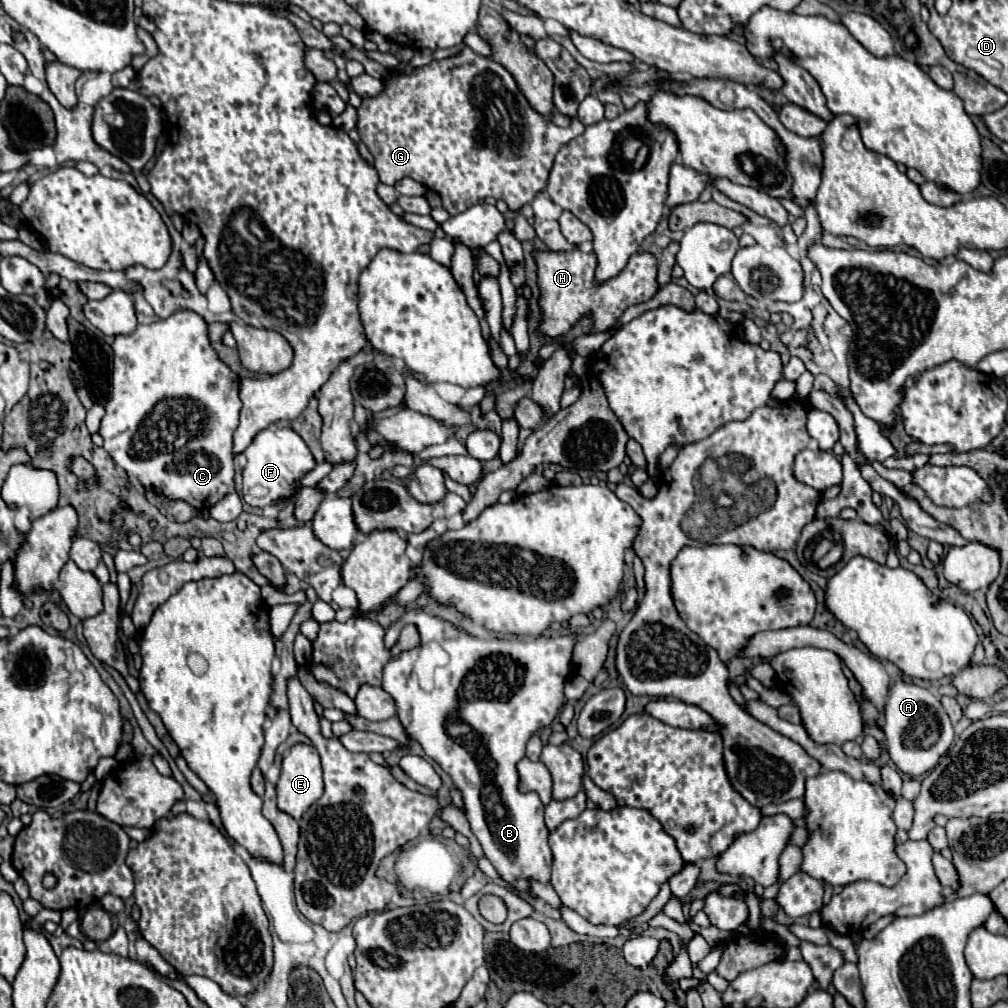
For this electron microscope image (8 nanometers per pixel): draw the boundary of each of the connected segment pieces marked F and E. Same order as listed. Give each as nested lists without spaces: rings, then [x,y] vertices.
[[[288,427],[260,431],[252,441],[252,445],[244,451],[244,455],[248,463],[242,471],[242,477],[244,477],[242,495],[244,495],[244,501],[252,507],[274,505],[280,497],[290,499],[296,493],[300,479],[316,467],[314,455],[310,453],[308,445],[302,441],[298,433],[294,433]]]
[[[294,745],[282,761],[280,781],[276,785],[278,809],[296,821],[324,793],[322,767],[318,751],[312,745]]]

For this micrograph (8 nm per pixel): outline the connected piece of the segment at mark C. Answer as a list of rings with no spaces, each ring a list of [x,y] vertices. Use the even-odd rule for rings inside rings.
[[[176,311],[162,321],[138,325],[128,337],[118,335],[112,343],[112,351],[112,397],[106,403],[106,415],[100,425],[106,453],[114,459],[116,467],[132,475],[144,489],[160,493],[170,501],[182,499],[200,511],[210,509],[216,501],[234,491],[232,433],[238,427],[242,403],[238,399],[240,377],[220,361],[210,345],[208,323],[194,311]],[[196,403],[202,409],[200,421],[196,417]]]

